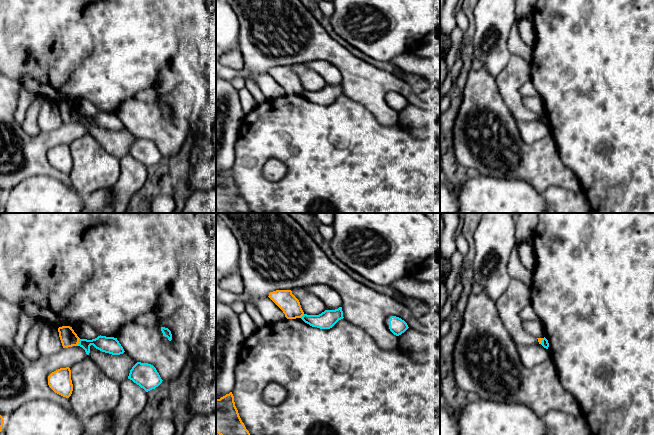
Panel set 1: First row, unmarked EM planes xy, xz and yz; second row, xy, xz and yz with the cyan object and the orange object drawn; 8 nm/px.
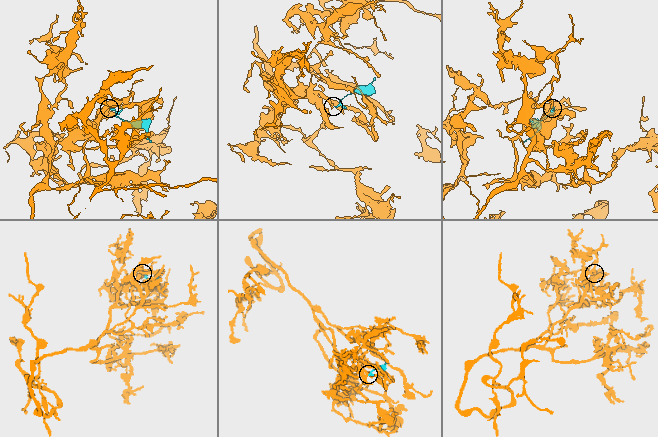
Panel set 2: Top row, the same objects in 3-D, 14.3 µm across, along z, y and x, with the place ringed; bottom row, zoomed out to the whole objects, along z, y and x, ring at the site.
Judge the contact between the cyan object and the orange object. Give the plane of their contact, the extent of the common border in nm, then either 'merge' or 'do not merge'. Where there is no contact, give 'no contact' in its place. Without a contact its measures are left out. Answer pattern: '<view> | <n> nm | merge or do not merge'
xy | 70 nm | do not merge

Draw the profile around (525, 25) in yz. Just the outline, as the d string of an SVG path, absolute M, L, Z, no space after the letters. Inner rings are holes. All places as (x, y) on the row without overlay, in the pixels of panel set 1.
M532 16L523 17L521 19L516 18L515 24L519 31L521 39L524 41L526 45L532 48L535 42L535 36L536 36L534 20Z

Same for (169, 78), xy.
M167 64L160 70L159 78L154 88L158 95L165 95L180 83L182 83L182 78L178 71L171 64Z

